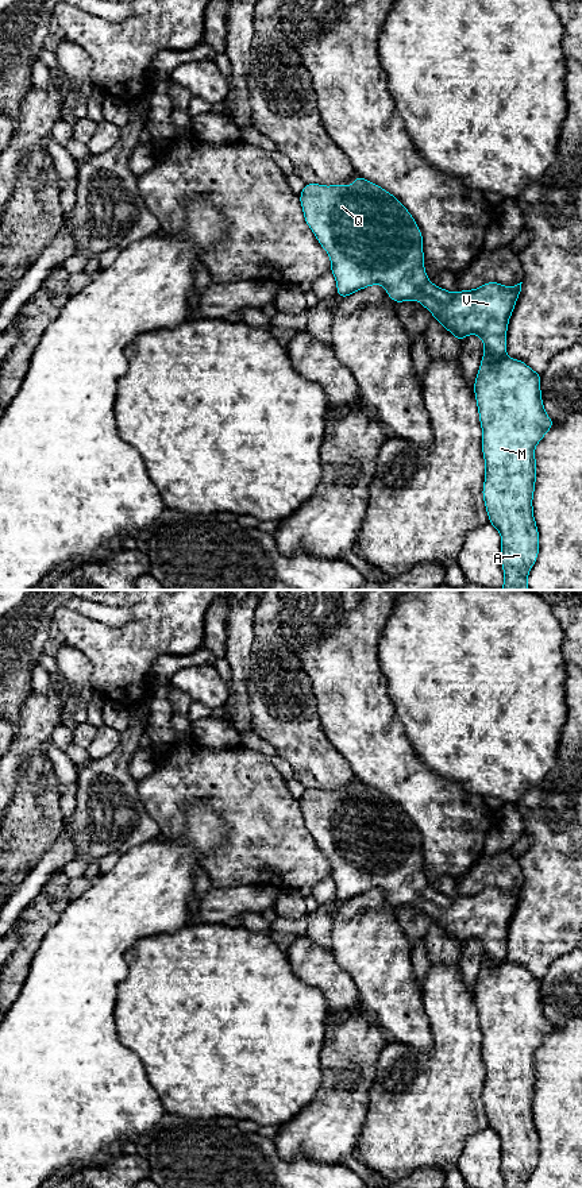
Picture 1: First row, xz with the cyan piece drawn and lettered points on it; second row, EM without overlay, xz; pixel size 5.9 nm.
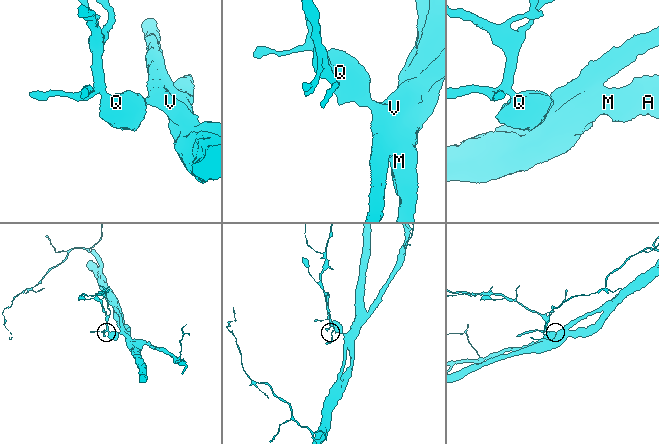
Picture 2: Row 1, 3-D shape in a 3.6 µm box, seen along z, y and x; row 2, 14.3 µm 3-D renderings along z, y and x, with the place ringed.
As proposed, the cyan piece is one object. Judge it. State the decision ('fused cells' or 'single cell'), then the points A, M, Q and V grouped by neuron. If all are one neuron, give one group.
single cell; groups A M Q V

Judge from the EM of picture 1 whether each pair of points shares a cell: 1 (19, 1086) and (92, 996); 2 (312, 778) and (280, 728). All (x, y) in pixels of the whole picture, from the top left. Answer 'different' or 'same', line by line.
1: same
2: same

